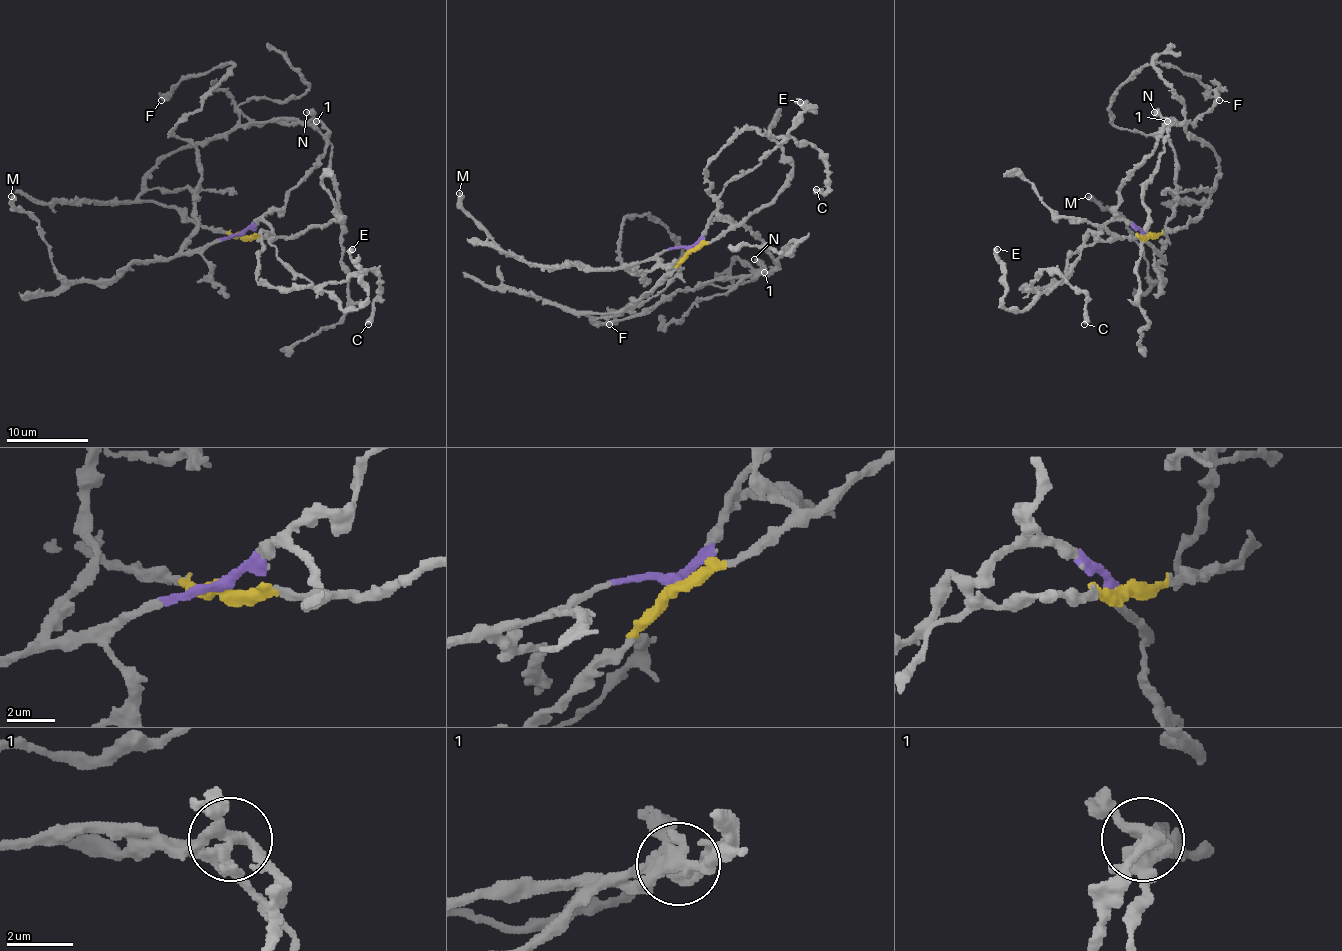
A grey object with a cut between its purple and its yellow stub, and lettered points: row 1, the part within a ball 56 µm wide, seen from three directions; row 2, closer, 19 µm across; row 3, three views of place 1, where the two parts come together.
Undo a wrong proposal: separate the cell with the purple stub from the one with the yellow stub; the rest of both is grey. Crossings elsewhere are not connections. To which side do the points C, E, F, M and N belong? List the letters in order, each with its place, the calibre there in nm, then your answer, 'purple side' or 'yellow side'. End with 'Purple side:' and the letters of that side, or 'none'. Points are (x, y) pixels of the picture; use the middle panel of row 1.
C: (816, 189) | 500 nm | purple side
E: (800, 102) | 440 nm | yellow side
F: (609, 324) | 320 nm | purple side
M: (459, 193) | 480 nm | purple side
N: (754, 259) | 420 nm | purple side
Purple side: C, F, M, N

